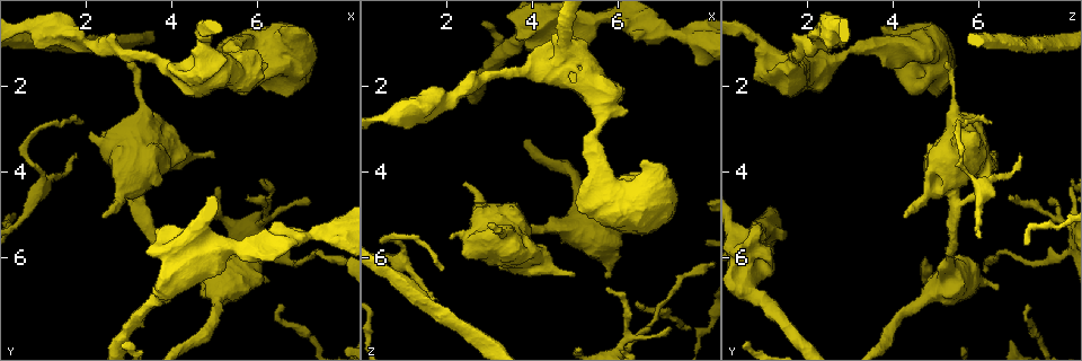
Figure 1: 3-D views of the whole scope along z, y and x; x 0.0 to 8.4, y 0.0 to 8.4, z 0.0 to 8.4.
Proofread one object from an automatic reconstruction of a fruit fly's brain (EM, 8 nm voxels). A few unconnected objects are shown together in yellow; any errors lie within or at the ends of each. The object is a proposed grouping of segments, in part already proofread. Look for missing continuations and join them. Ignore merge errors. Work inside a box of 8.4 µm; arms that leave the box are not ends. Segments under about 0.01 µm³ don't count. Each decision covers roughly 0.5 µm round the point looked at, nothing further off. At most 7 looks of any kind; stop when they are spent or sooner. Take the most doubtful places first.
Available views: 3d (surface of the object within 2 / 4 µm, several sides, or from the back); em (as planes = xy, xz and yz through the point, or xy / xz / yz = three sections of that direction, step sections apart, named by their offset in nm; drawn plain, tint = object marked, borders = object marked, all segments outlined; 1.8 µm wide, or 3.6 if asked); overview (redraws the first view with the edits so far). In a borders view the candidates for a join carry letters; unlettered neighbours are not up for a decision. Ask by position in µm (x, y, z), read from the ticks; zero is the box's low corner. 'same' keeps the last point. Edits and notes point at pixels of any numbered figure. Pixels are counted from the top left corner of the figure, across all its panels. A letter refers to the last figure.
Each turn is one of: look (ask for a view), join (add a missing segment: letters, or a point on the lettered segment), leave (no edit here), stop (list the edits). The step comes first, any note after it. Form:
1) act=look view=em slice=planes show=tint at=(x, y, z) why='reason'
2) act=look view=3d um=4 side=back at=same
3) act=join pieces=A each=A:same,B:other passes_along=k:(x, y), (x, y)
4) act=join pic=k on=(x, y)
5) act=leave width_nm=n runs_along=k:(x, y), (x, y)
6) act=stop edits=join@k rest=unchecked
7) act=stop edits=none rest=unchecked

act=look view=3d um=2 at=(2.35, 5.00, 4.30) why='branch stops here'

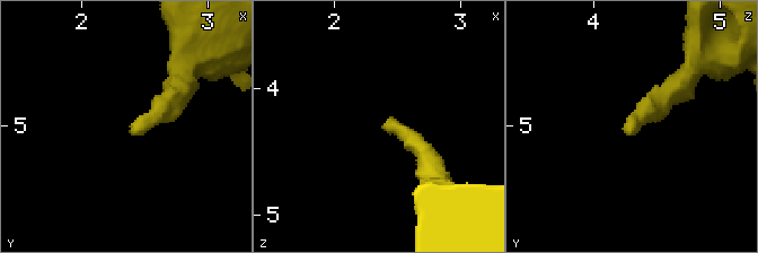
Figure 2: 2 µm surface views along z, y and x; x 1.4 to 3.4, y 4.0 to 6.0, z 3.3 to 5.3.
act=look view=em slice=planes show=borders at=(2.36, 5.06, 4.28)

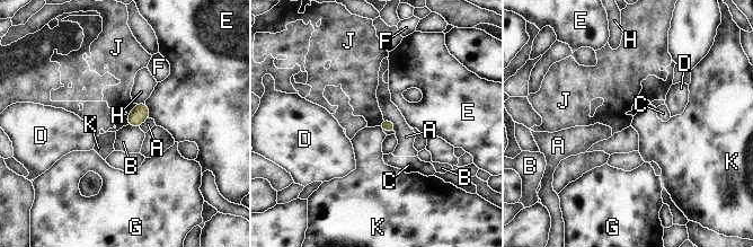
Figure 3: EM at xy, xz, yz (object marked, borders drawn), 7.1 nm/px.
act=leave longest_contact=J:170nm each=A:other,B:other,C:other,D:other,E:other,F:other,G:other,H:other,J:other,K:other border=3:(136, 104), (127, 114), (126, 124) found='none of them fits'

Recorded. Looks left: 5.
act=look view=em slice=planes show=borders at=(5.75, 4.60, 6.70) why='thin end'

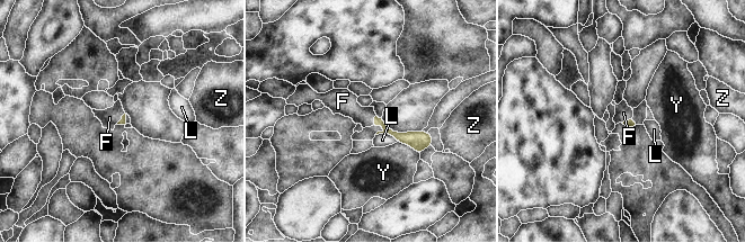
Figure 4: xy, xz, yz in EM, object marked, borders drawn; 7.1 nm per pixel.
act=join pieces=F each=F:same,L:other,Y:other,Z:other passes_along=4:(401, 137), (374, 119), (345, 102) found='the neuron continues'

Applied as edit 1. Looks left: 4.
act=look view=em slice=planes show=plain at=(7.20, 4.65, 7.55) why='free end'

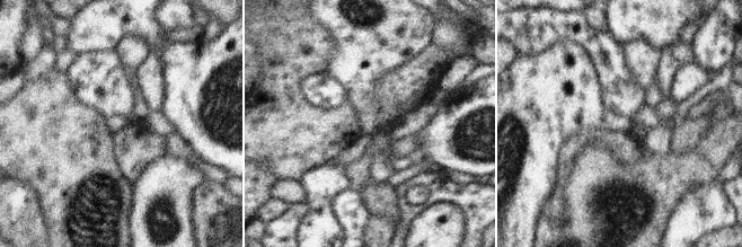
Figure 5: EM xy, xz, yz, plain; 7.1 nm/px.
act=look view=em slice=planes show=borders at=same

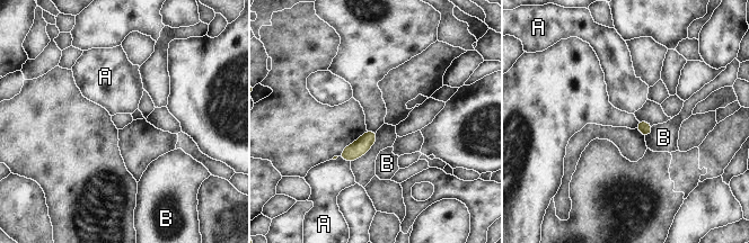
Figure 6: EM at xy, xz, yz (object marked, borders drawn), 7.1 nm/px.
act=leave width_nm=90 each=A:other,B:other border=6:(332, 159), (341, 156), (350, 162) found='no lettered segment goes on from it'

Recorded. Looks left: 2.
act=stop edits=join@4 rest=unchecked

